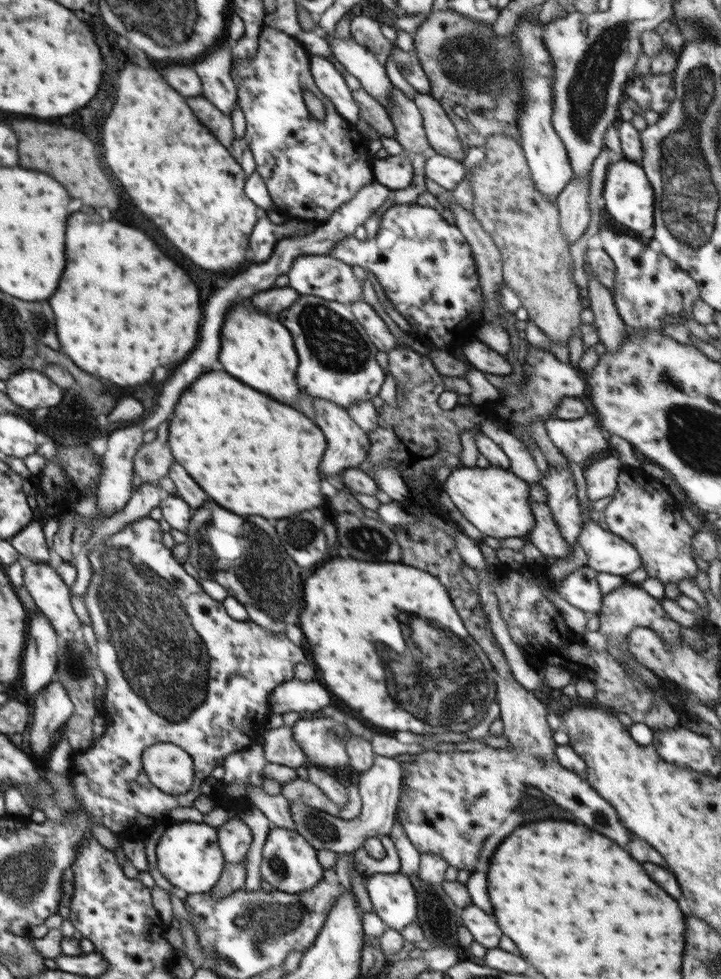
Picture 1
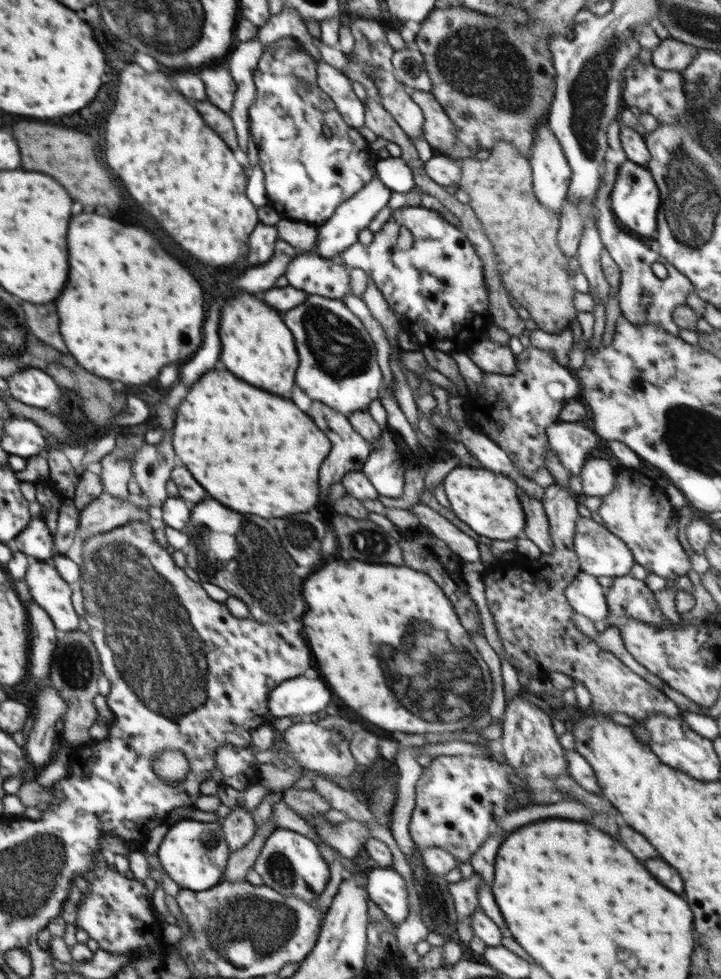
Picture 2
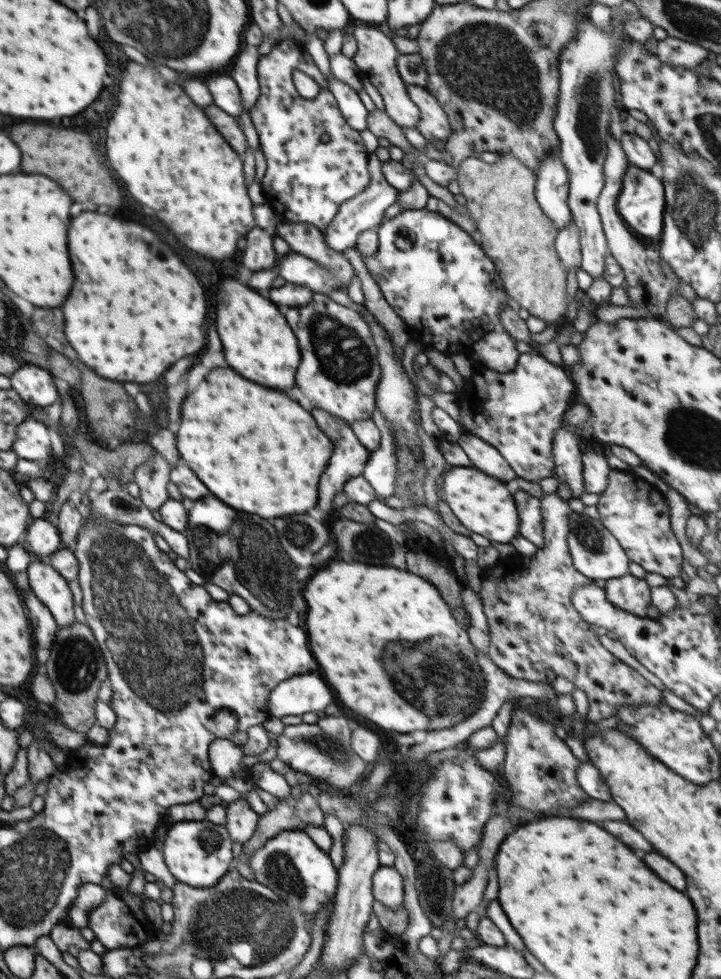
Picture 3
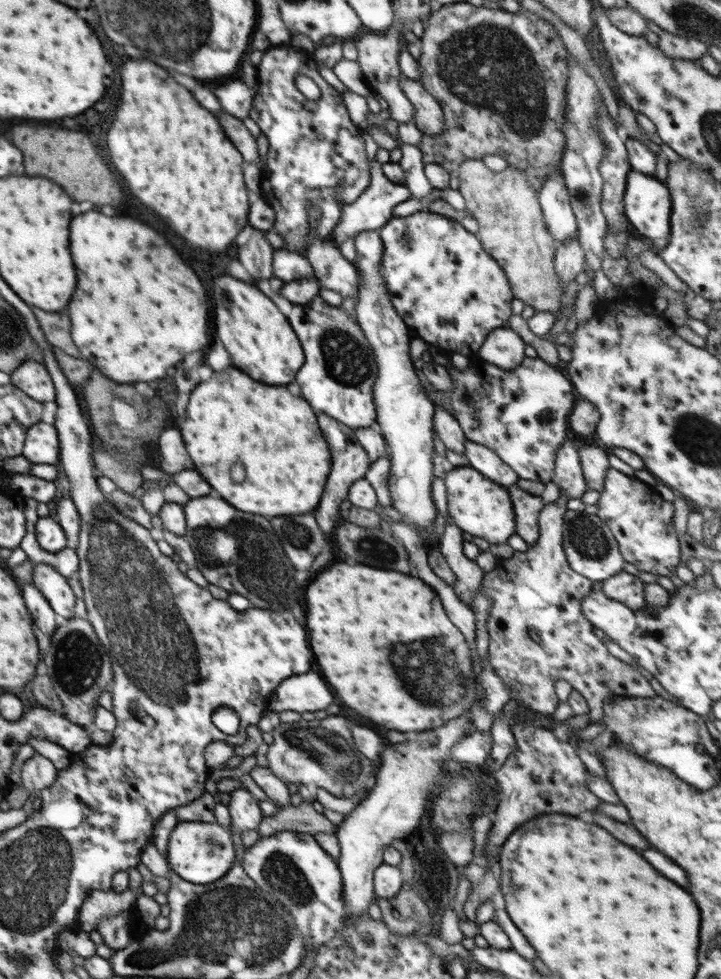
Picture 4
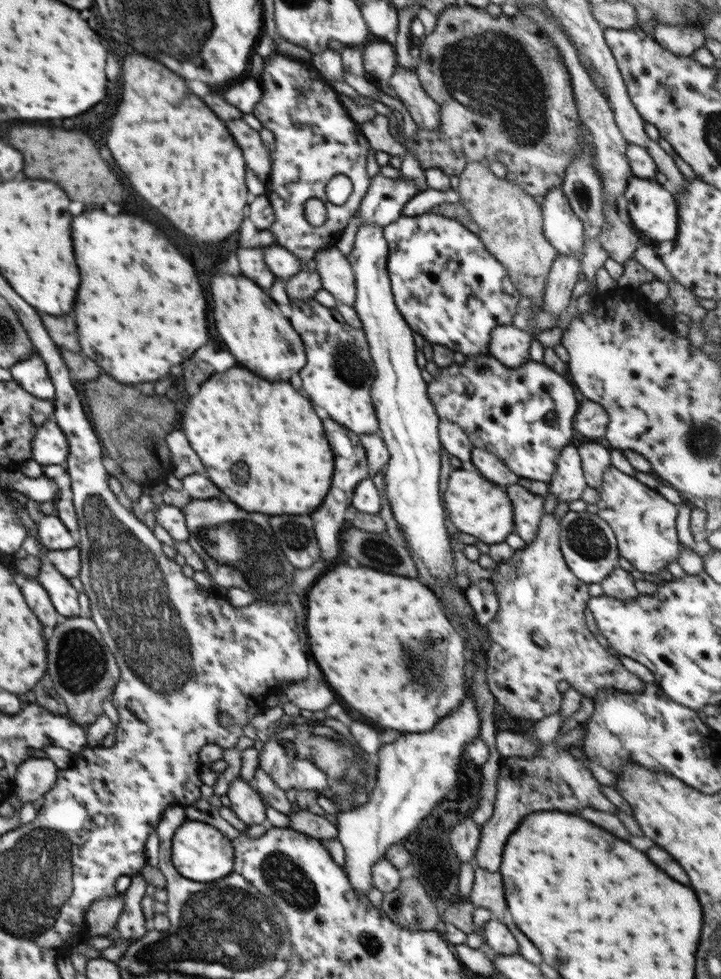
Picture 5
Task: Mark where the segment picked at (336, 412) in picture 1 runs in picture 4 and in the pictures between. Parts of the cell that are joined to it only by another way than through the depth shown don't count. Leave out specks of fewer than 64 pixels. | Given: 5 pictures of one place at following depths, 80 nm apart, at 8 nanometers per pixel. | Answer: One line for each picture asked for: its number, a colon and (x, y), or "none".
2: (349, 451)
3: (349, 458)
4: (350, 462)

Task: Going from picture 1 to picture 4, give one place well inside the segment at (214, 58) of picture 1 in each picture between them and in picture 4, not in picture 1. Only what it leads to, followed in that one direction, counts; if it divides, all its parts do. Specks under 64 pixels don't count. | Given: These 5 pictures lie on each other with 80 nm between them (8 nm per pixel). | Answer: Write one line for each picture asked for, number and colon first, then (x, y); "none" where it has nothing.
2: (220, 87)
3: (227, 96)
4: (236, 99)

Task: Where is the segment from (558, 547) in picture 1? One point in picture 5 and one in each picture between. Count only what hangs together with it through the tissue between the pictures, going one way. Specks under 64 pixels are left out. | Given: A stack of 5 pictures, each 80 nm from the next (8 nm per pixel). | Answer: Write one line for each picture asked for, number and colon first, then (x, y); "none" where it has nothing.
2: (537, 529)
3: (531, 523)
4: (527, 507)
5: (528, 508)

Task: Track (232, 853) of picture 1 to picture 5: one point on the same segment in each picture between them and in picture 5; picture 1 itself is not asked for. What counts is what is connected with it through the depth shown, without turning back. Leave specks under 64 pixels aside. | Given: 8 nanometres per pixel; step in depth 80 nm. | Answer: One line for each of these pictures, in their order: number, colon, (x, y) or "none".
2: (239, 827)
3: (241, 823)
4: (245, 812)
5: (245, 801)

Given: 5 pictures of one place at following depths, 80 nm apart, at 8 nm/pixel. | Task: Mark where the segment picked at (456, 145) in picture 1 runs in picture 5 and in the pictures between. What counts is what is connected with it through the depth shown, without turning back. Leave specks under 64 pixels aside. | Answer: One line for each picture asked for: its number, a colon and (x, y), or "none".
2: (438, 130)
3: (434, 124)
4: (428, 116)
5: (423, 110)

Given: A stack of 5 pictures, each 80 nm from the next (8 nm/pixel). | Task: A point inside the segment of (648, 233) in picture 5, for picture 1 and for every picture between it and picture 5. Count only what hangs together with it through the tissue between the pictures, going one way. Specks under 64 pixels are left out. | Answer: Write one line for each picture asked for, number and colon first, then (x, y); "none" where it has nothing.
1: (628, 196)
2: (635, 199)
3: (641, 202)
4: (648, 205)

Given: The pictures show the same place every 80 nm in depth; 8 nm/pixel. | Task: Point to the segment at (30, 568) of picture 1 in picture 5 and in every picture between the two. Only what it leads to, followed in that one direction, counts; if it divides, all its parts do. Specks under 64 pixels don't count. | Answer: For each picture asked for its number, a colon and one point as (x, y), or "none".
2: (49, 590)
3: (51, 588)
4: (55, 588)
5: (64, 597)

